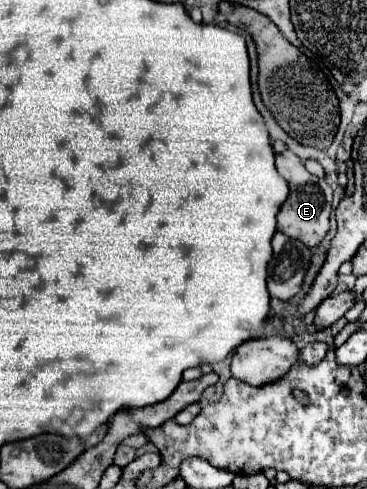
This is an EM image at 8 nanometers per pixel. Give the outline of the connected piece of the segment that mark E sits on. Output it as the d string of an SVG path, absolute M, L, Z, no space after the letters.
M289 150L275 156L275 168L289 182L289 196L277 214L277 230L289 238L303 242L309 248L317 246L323 240L323 236L329 232L329 212L331 212L331 196L333 196L331 188L327 186L325 180L311 176L305 170L303 162Z

